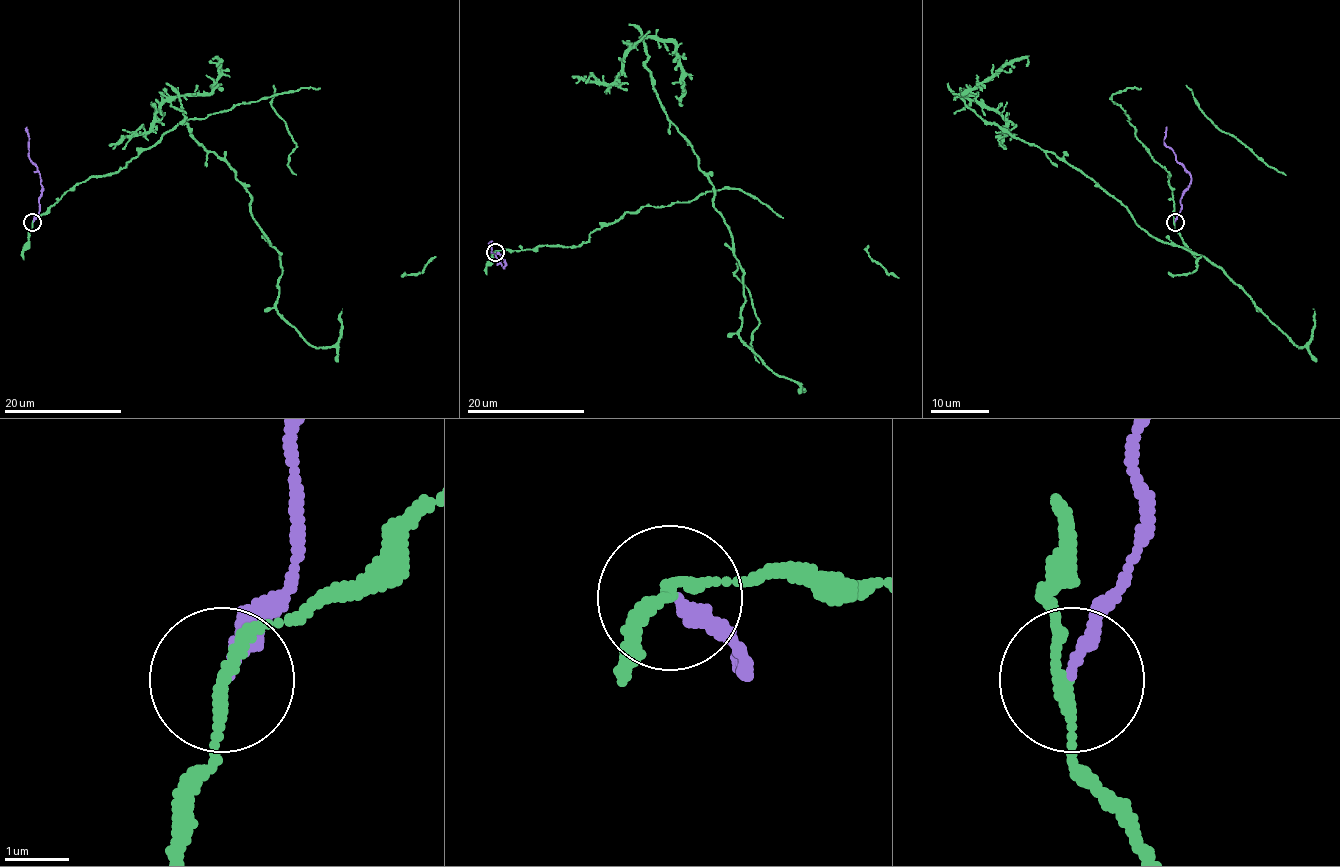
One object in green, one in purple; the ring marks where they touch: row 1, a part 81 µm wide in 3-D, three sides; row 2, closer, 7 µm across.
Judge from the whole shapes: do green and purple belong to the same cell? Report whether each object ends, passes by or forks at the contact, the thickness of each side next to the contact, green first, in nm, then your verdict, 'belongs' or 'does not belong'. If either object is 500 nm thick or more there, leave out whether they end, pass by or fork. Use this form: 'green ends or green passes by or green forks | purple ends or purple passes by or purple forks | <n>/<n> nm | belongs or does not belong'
green passes by | purple ends | 170/200 nm | does not belong

